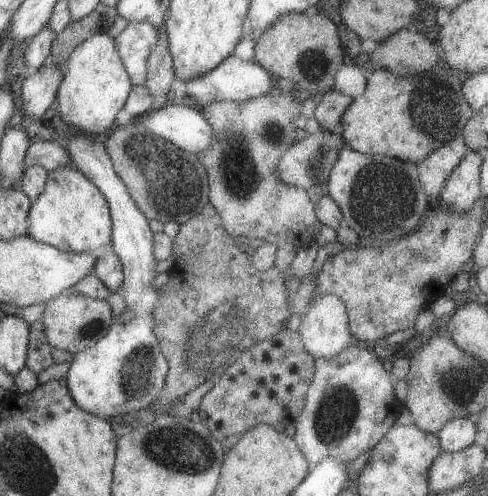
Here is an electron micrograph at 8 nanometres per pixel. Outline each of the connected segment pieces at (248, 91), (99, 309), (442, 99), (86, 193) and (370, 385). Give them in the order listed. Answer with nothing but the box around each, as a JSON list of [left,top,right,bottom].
[[186,54,284,108],[42,294,116,355],[312,67,472,163],[19,164,111,253],[294,341,403,470]]

